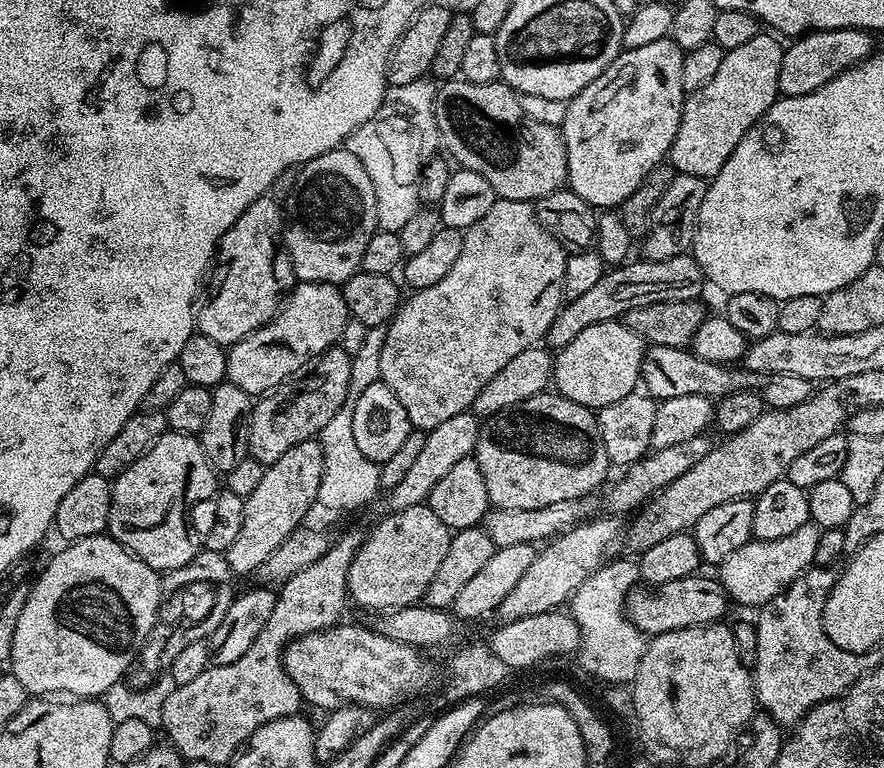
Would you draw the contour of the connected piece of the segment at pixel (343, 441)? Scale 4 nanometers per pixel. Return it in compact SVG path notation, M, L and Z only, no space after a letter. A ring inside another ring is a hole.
M351 402L344 404L322 426L318 437L322 446L322 482L318 486L316 499L319 507L329 508L332 512L350 512L354 508L360 508L363 504L374 499L376 495L381 495L380 487L380 465L376 464L362 450L358 450L356 439L354 438L354 406Z

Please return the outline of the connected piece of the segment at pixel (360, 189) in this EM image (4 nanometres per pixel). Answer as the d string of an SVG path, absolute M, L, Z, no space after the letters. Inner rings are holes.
M347 147L333 148L296 172L296 185L286 202L284 247L292 260L292 273L297 281L343 285L355 272L361 271L362 254L366 254L366 246L377 230L374 182L370 182L366 166L362 166L362 162L358 162L358 158L354 158Z

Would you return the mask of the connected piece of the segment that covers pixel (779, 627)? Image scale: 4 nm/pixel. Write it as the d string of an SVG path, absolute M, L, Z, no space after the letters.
M813 566L779 596L770 598L770 602L763 604L758 612L760 617L755 617L754 620L758 634L754 665L756 703L781 726L799 724L814 706L827 700L837 700L860 679L860 668L856 668L856 664L848 664L848 660L844 660L840 652L832 652L832 656L824 652L826 630L820 632L823 628L823 607L827 600L824 588L824 566Z

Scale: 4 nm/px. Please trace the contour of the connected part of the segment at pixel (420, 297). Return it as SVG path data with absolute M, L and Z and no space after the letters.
M497 198L494 206L490 206L490 210L486 210L486 218L478 218L478 222L474 222L474 226L463 229L463 233L462 254L458 254L457 260L454 261L454 266L450 266L450 271L438 282L434 282L434 286L415 289L411 293L412 297L409 300L407 297L401 303L400 308L396 311L396 315L388 321L384 328L380 379L383 380L386 386L390 386L390 390L394 390L394 398L398 398L398 402L402 402L402 406L410 418L413 429L416 430L437 428L438 426L442 426L442 422L447 422L449 418L454 418L454 414L462 414L469 411L474 398L478 398L482 386L486 386L486 382L490 382L490 378L494 378L494 374L498 374L498 370L502 370L502 366L506 366L506 362L510 362L510 358L522 354L522 350L539 345L547 337L549 326L552 325L554 318L559 314L562 305L565 303L565 245L561 244L559 240L555 240L540 225L536 217L536 209L529 201L501 200Z

